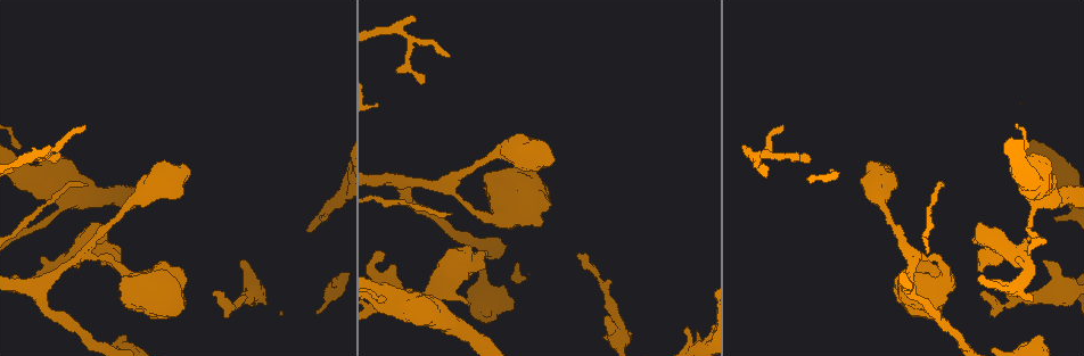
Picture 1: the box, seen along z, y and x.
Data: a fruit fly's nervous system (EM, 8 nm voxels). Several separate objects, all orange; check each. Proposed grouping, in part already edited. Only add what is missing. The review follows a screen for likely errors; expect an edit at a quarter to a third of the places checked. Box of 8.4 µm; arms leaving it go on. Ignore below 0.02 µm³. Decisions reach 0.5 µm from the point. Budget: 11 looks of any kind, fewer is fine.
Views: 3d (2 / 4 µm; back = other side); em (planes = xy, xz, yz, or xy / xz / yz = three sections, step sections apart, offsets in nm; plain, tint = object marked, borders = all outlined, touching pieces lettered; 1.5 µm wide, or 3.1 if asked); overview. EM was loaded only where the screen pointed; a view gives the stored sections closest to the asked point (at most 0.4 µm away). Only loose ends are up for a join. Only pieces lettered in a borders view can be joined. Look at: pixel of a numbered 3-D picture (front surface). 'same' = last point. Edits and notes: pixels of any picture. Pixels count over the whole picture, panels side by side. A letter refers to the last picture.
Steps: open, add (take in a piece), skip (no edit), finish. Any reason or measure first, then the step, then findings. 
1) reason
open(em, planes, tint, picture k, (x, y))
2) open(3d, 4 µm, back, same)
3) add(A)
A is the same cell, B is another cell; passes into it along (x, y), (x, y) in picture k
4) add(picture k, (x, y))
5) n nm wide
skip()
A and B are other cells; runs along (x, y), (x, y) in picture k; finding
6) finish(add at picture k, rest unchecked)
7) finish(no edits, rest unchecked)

free end
open(em, xy, step 4, borders, picture 1, (1032, 297))

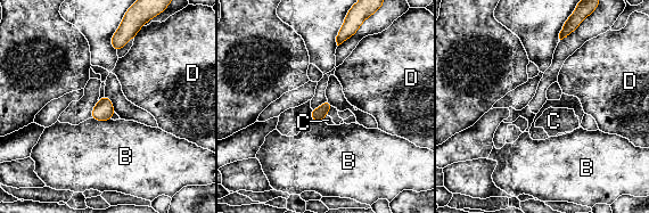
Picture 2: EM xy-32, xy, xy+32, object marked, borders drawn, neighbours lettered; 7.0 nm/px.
open(em, planes, borders, same)

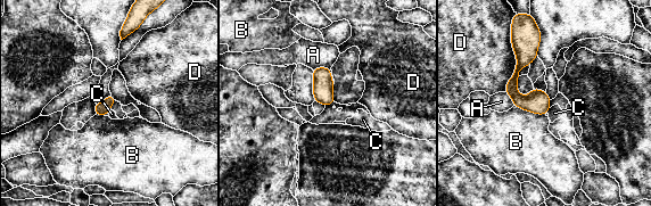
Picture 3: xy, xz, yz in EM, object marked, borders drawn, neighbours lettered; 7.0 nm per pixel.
100 nm wide
skip()
A, B, C and D are other cells; runs along (534, 34), (513, 92), (543, 112) in picture 3; none of them fits

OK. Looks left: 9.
open(em, planes, borders, picture 1, (981, 292))

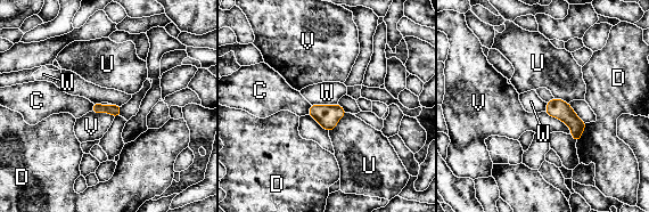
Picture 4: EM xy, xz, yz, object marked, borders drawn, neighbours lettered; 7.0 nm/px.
skip()
C, D, U, V and W are other cells; border along (337, 103), (311, 105) in picture 4; none of them fits

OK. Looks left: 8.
stops while still wide
open(3d, 4 µm, picture 1, (549, 158))

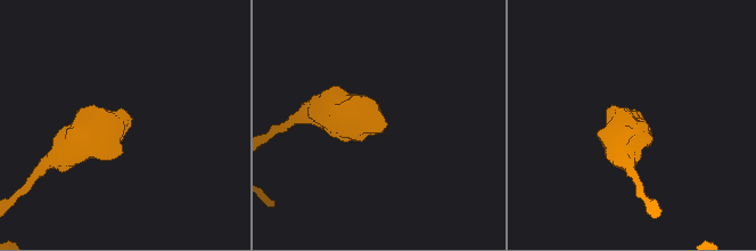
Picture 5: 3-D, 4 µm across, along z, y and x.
open(em, planes, plain, picture 5, (379, 122))

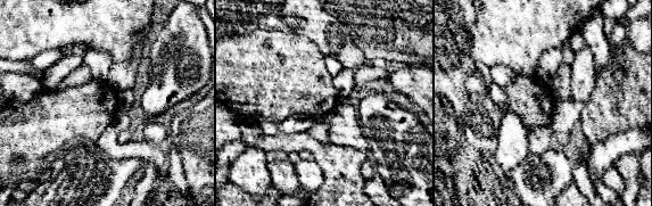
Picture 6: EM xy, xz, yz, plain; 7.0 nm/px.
open(em, planes, borders, same)

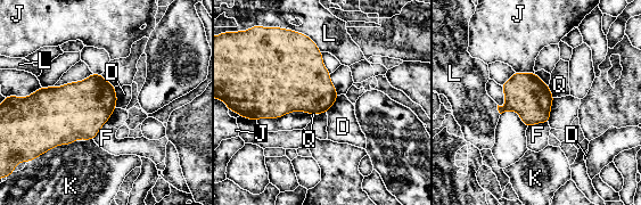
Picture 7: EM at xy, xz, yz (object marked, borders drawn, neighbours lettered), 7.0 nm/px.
300 nm wide
skip()
D, F, J, K, L and Q are other cells; border along (115, 107), (109, 119), (92, 139) in picture 7; none of them fits

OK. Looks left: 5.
branch stops here
open(em, yz, step 8, tint, picture 1, (1055, 218))

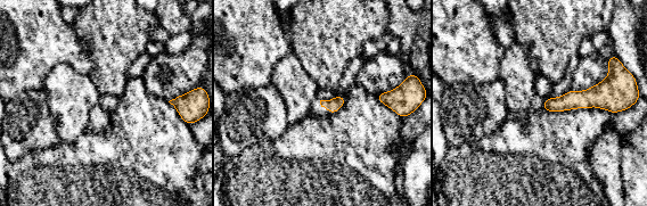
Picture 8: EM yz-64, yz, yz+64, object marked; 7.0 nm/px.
open(em, yz, step 8, borders, same)

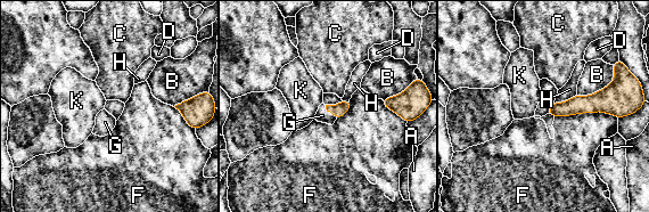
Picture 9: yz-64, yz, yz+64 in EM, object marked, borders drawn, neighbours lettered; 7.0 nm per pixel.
add(picture 9, (322, 115))
G is the same cell, A, B, C, D, F, H and K are other cells; passes into it along (343, 107), (329, 112), (322, 115) in picture 9; it goes on there

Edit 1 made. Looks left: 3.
open(overview)

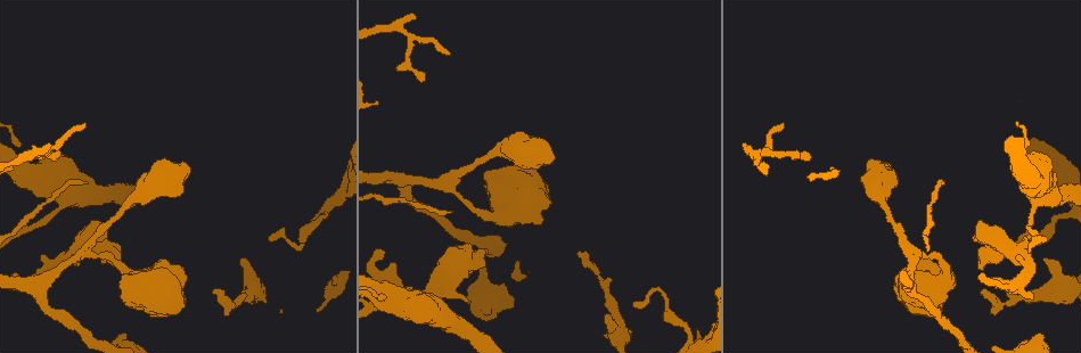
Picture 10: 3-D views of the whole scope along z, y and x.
free end
open(em, planes, plain, picture 10, (484, 176))

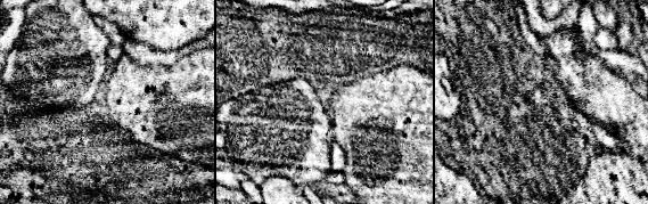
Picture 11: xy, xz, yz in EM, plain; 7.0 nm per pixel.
what lies round it
open(em, planes, borders, same)

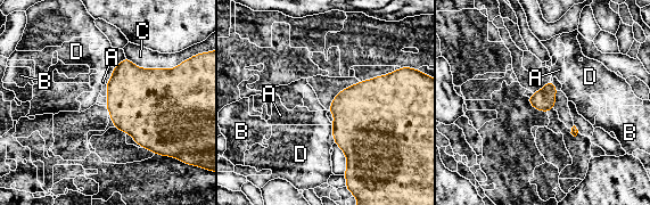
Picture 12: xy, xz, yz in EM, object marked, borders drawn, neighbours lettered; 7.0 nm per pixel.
skip()
A, B, C and D are other cells; border along (331, 124), (331, 136), (335, 142) in picture 12; none of them fits

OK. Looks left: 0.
finish(add at picture 9, rest unchecked)

